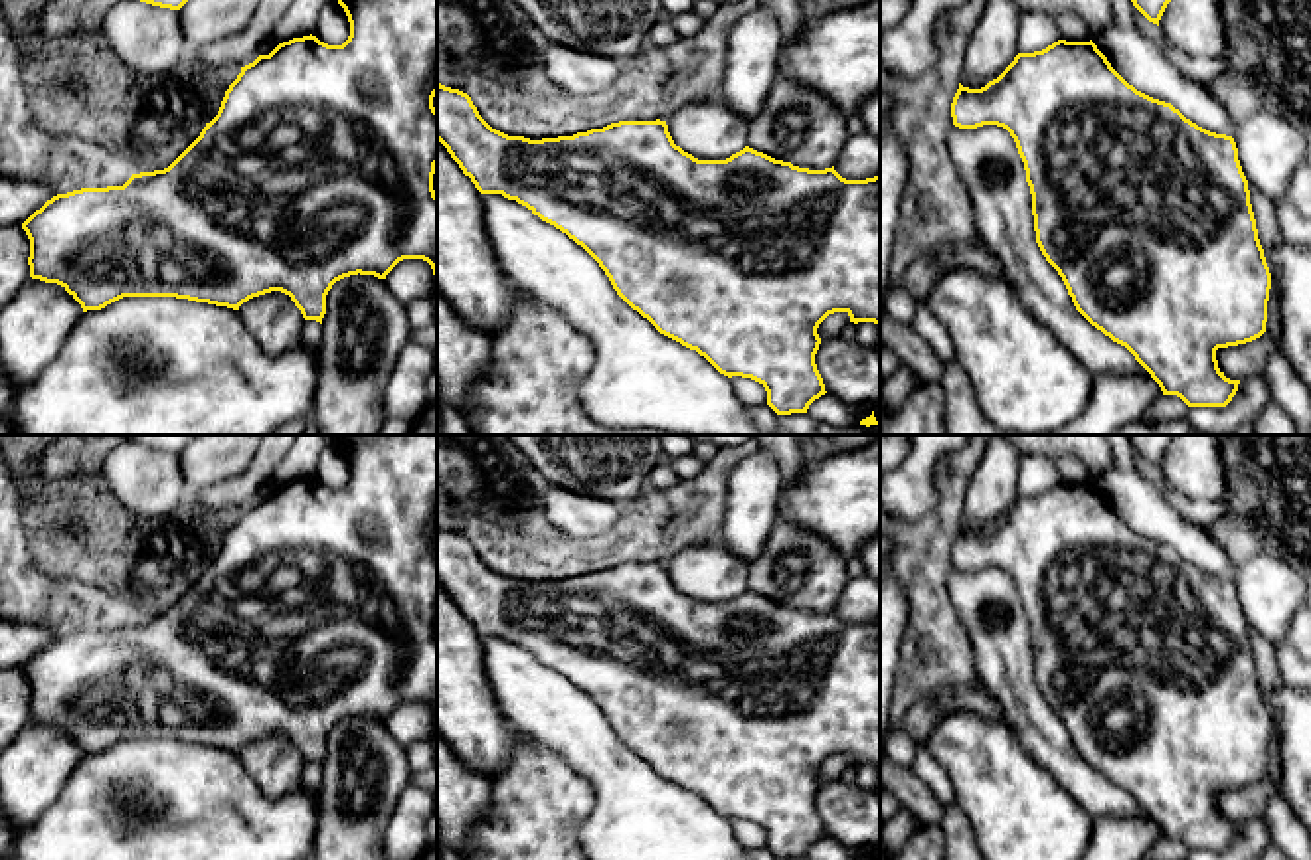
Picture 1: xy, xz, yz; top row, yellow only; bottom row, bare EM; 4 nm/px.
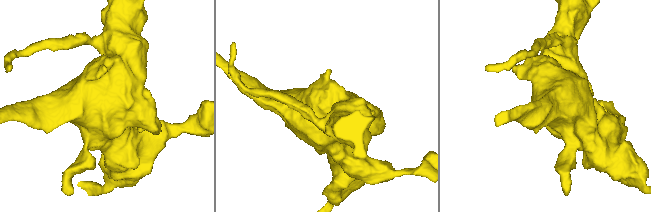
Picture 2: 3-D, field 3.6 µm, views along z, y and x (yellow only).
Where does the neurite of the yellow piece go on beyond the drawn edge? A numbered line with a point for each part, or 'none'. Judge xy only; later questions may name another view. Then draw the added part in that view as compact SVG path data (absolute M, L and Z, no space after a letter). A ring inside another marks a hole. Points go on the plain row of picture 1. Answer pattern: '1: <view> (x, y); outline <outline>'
none

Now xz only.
none

